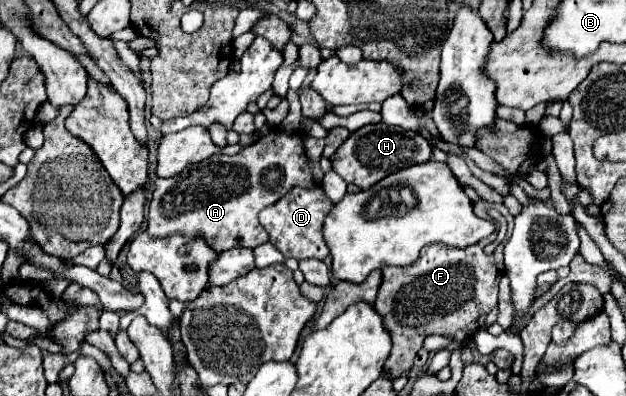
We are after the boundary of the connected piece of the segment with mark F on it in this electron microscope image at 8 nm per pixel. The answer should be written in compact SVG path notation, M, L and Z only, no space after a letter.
M485 200L473 202L474 213L483 219L488 219L489 208L498 210L507 221L508 231L506 238L491 256L487 256L484 247L493 242L497 236L497 229L488 238L467 246L467 248L449 248L441 244L425 246L421 256L413 266L397 268L385 266L381 270L383 280L373 302L373 308L381 314L385 330L391 334L391 354L383 366L383 374L391 380L407 374L413 366L417 350L425 336L429 334L449 334L459 344L465 338L471 338L477 330L483 328L485 316L497 304L497 286L503 274L503 246L511 236L514 226L514 217L502 203L491 203Z

